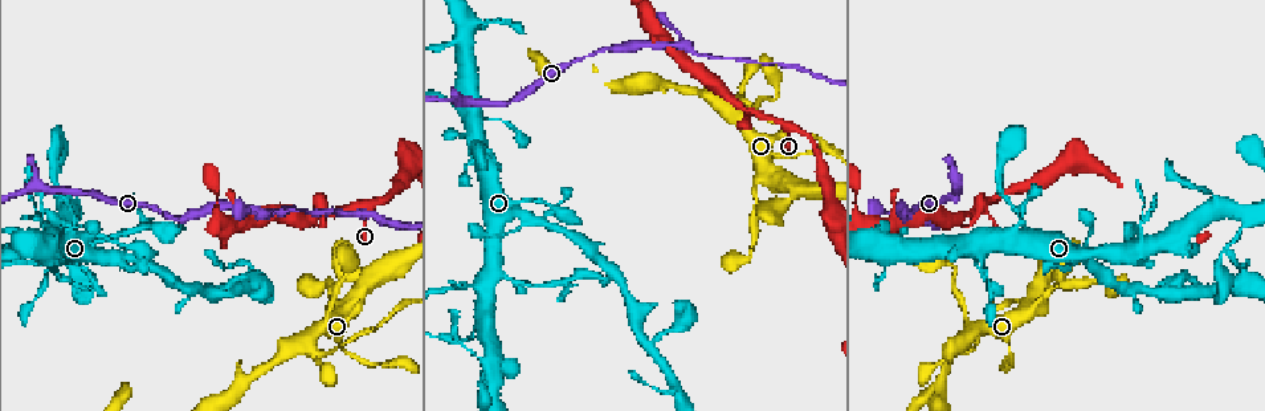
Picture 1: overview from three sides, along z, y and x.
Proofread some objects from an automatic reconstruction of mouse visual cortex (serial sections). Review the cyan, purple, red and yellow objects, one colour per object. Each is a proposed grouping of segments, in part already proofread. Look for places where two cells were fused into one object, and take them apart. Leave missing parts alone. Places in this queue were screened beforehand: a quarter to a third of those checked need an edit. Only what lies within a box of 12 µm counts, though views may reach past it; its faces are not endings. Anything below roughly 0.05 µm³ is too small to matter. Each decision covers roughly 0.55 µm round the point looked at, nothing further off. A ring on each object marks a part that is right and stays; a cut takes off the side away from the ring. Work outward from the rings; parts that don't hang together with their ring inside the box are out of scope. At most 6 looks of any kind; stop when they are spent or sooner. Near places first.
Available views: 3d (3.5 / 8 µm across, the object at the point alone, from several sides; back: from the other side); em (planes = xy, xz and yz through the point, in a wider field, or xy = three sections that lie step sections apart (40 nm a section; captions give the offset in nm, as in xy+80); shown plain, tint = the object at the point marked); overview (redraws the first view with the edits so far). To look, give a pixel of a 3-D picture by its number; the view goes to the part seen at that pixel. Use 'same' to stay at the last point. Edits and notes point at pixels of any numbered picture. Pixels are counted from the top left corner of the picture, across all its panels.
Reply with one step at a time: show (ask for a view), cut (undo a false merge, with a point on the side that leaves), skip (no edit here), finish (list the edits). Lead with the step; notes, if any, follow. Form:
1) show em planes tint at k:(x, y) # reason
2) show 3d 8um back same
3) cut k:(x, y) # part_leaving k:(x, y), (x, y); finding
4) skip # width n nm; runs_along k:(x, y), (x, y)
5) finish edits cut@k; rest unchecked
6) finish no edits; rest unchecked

show 3d 3.5um at 1:(260, 210) # sharp bend

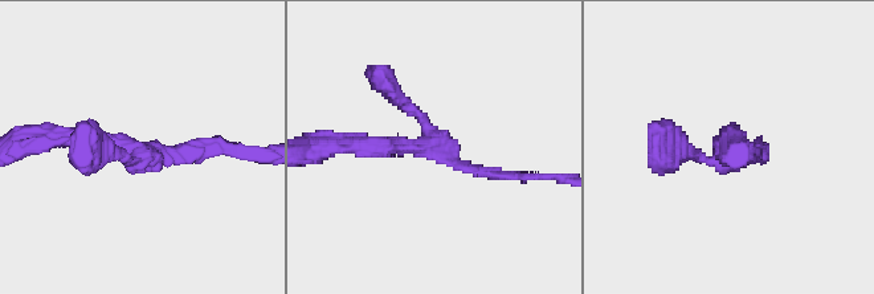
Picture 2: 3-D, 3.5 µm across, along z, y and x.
show em xy step 1 tint at 2:(428, 144) # arms 3; arm_widths 150, 250, 250 nm

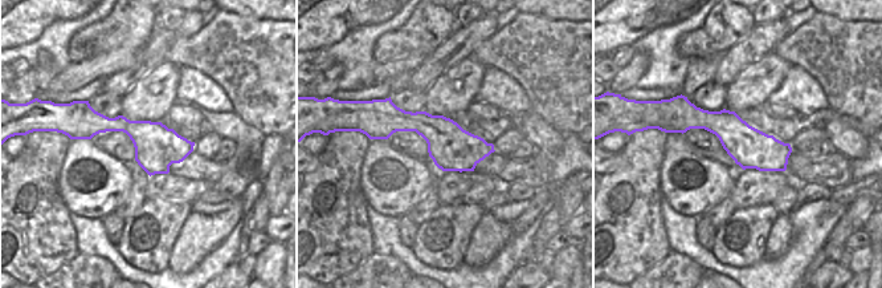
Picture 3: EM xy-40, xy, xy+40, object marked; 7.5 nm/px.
show em planes tint same

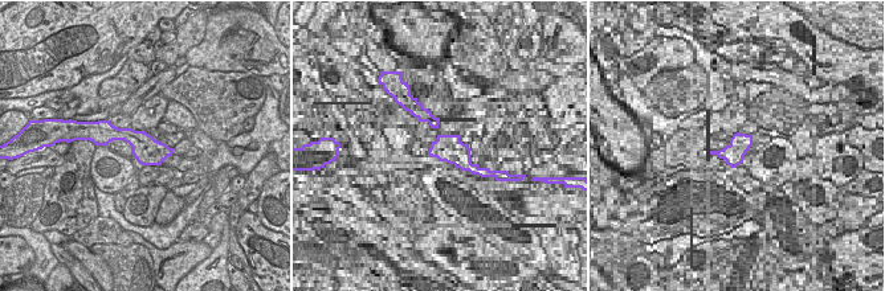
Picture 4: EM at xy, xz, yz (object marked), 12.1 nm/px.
skip # runs_along 2:(344, 145), (438, 145), (462, 166), (507, 175); one cell here

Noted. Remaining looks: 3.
show em xy step 3 tint at 1:(742, 101) # sharp bend

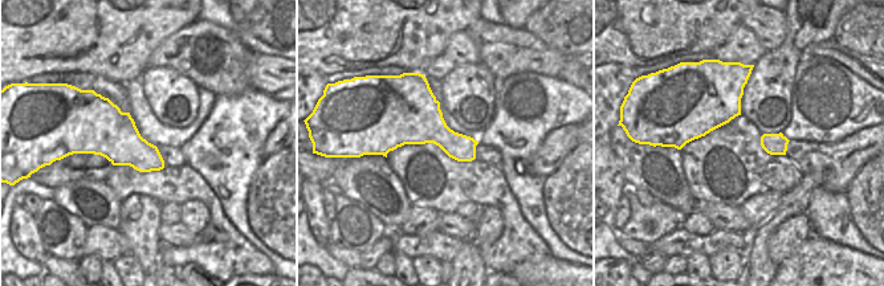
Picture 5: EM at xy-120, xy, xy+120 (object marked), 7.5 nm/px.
show 3d 3.5um same # see where the arms go

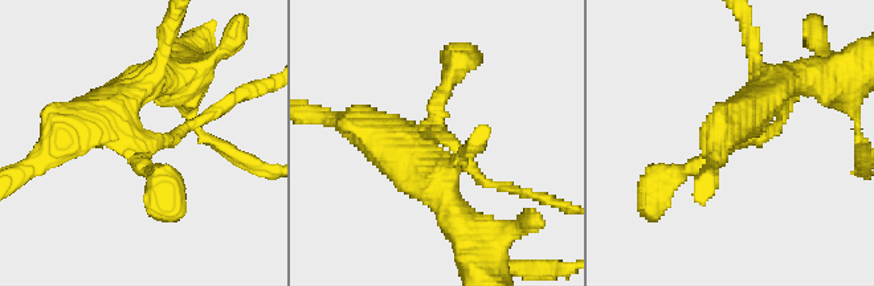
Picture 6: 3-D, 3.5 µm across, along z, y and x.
cut 6:(486, 183) # arms 4; part_leaving 6:(159, 139), (171, 139), (260, 86); two cells meet here

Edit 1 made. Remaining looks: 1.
finish edits cut@6; rest unchecked

